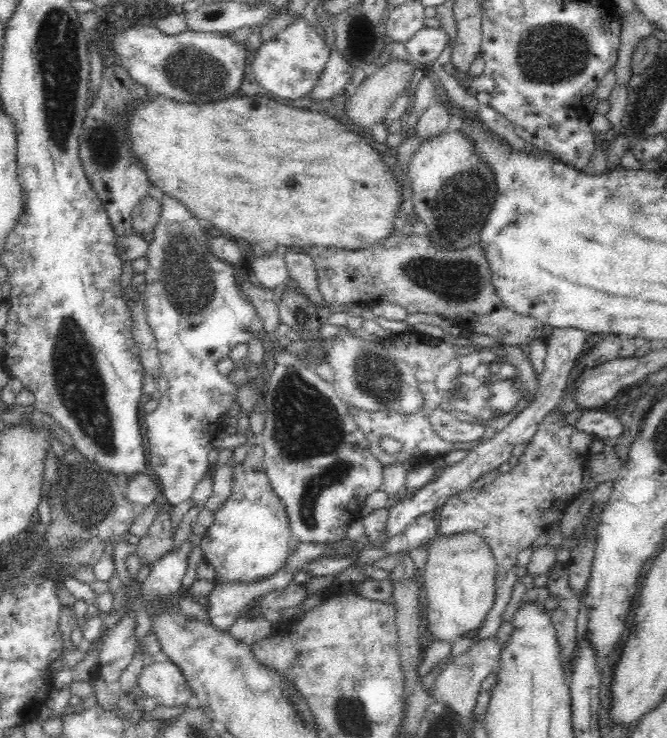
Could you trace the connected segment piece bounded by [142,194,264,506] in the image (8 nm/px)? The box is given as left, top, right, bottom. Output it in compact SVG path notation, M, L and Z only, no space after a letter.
M164 194L163 199L161 200L160 218L158 224L154 226L154 230L152 230L152 233L154 232L154 239L149 244L146 254L148 260L147 269L144 272L146 287L144 292L142 292L142 295L143 300L145 301L147 322L156 338L160 367L162 367L163 376L168 380L170 386L168 386L168 390L164 391L157 400L157 408L152 413L147 413L144 418L144 422L147 424L145 443L148 445L148 448L150 448L150 468L154 470L154 476L156 476L158 484L163 488L163 499L161 501L169 502L172 506L176 506L177 504L180 504L180 502L184 502L184 500L191 498L194 487L202 480L202 478L204 478L204 474L208 472L208 456L210 451L215 448L212 445L212 441L215 440L215 437L221 430L219 421L222 420L222 415L225 415L228 408L230 408L230 406L234 404L234 401L237 400L236 386L228 380L227 376L220 375L217 368L218 362L228 357L232 349L238 344L248 343L250 339L256 338L259 334L263 334L264 332L262 319L258 317L254 305L252 305L252 302L248 301L248 297L241 292L241 288L239 287L239 278L242 277L242 272L246 275L248 271L246 270L246 267L242 265L222 262L215 254L212 254L207 243L212 237L210 237L210 234L206 231L207 228L212 227L213 226L209 221L202 221L197 216L194 216L185 207L185 204L182 204L181 200Z

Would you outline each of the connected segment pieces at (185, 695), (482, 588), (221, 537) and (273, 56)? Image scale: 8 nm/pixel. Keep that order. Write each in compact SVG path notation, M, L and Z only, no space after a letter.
M148 660L137 678L140 690L164 706L186 705L193 696L182 671L172 662Z
M476 531L456 533L447 537L437 536L426 546L426 549L428 558L424 564L423 579L428 601L427 628L436 640L452 644L454 638L464 636L470 630L476 630L488 614L496 593L496 561L488 543Z
M258 442L249 445L249 449L246 459L233 468L231 494L223 506L213 511L214 521L199 544L203 559L216 572L213 580L216 585L234 581L254 584L273 575L287 563L293 545L286 507L274 494L266 474L263 446Z
M302 16L275 37L263 42L251 66L259 86L268 90L271 98L279 102L291 103L298 98L310 96L330 53L323 35L318 34L316 28Z

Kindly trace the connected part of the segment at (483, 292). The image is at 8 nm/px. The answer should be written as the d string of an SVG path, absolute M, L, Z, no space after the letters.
M397 225L381 242L381 245L378 243L358 250L314 245L307 249L307 253L314 261L318 288L326 306L369 307L375 303L390 302L390 304L402 306L408 315L424 313L444 317L459 325L462 330L492 337L502 347L507 348L528 345L534 339L543 336L545 325L542 322L530 316L520 315L502 303L502 299L493 289L490 265L479 242L462 248L444 248L434 244L426 235L404 235L400 225Z

